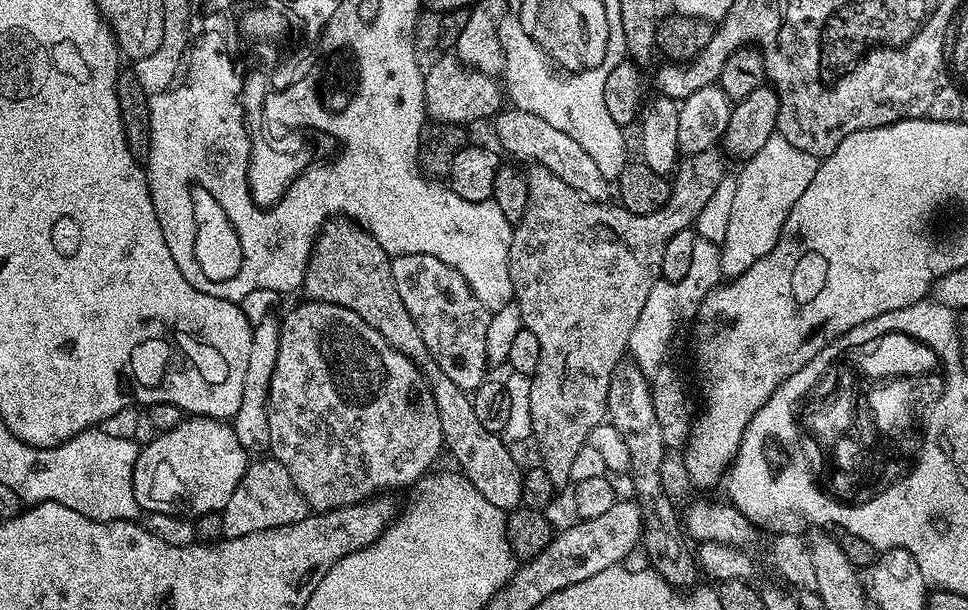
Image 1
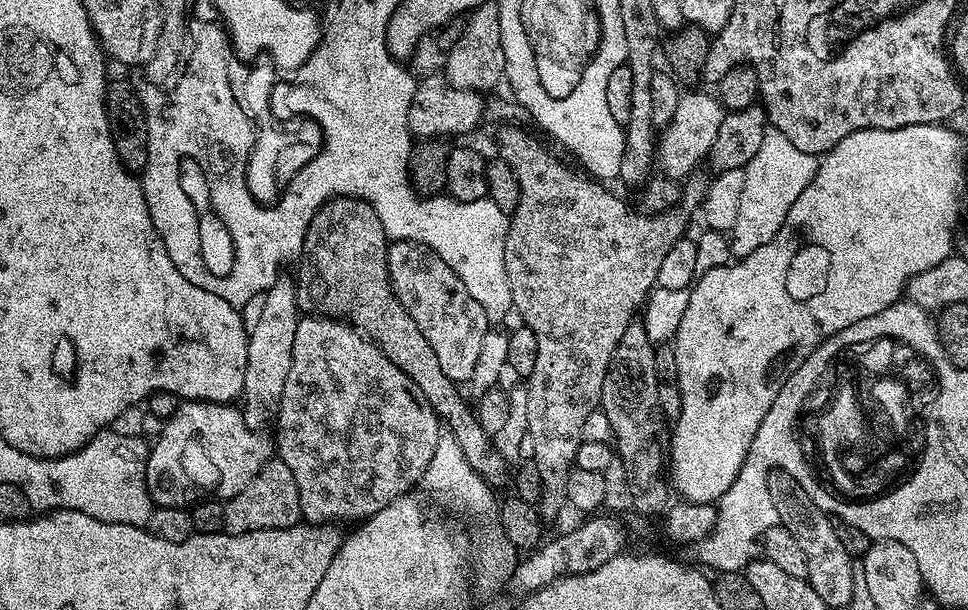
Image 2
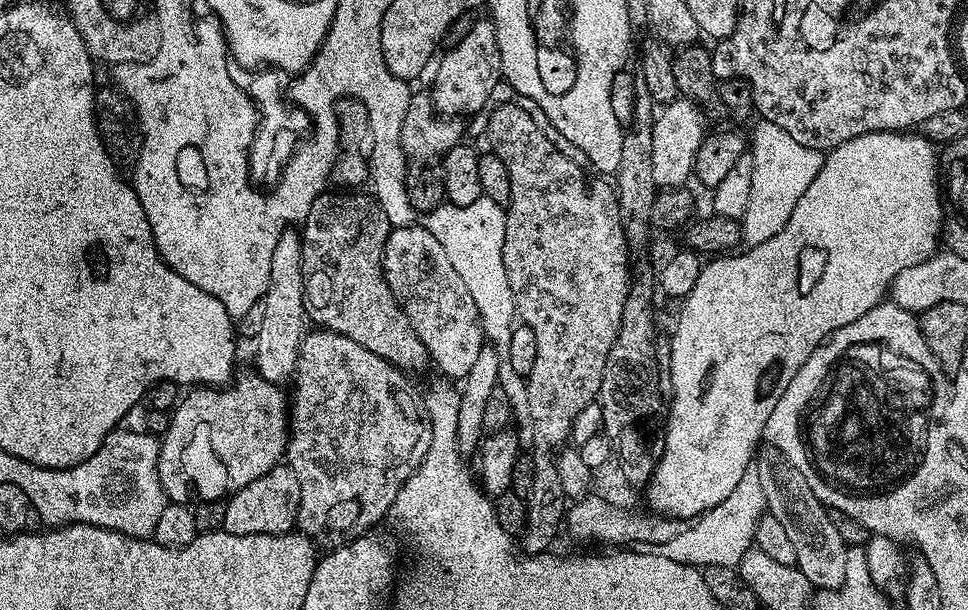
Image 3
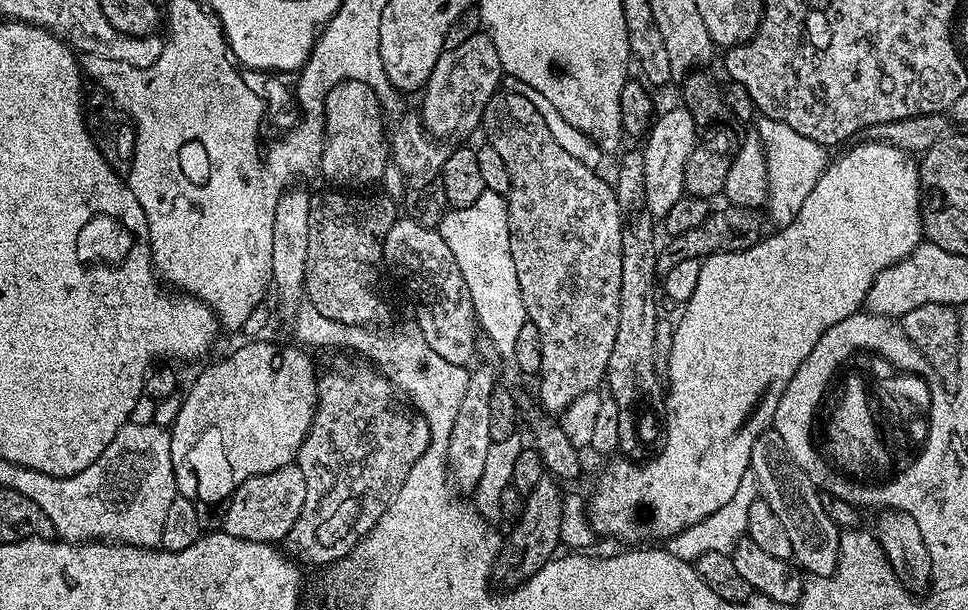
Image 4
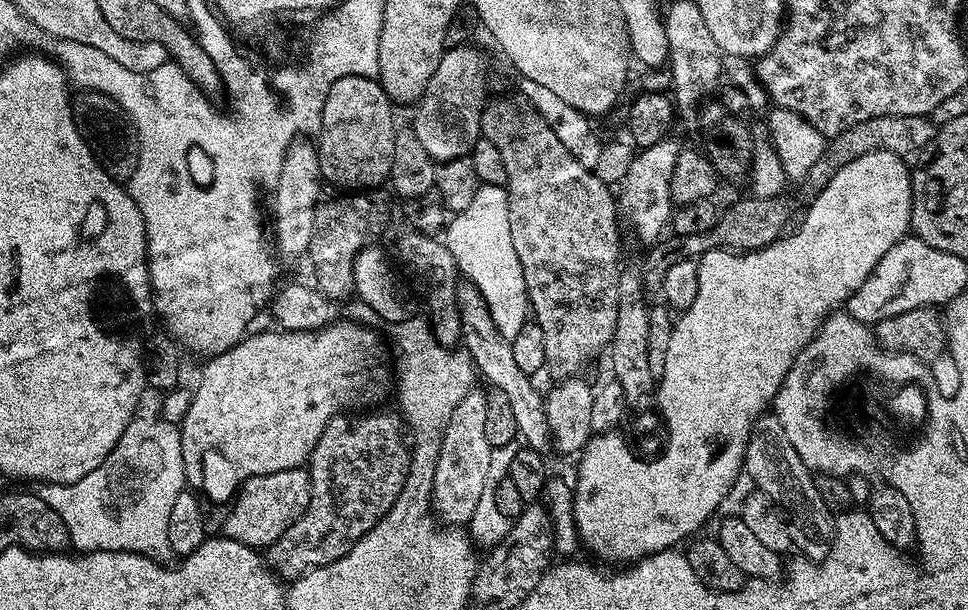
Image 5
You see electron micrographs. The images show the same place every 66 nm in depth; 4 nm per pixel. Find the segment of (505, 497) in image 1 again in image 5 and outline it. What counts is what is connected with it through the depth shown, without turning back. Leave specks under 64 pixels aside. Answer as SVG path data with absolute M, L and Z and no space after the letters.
M356 190L351 194L338 194L321 199L314 210L314 238L310 238L308 247L307 263L312 263L312 272L316 275L315 287L320 287L321 297L329 296L332 300L344 300L354 292L354 262L356 256L367 248L369 243L377 239L376 235L388 224L388 196L389 193L376 190L369 194L364 190Z

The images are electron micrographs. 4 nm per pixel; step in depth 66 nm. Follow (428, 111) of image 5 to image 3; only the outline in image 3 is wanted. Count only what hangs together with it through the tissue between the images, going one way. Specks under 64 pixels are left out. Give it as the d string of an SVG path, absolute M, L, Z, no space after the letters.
M473 19L470 34L466 34L466 38L458 42L458 46L447 49L443 54L444 57L439 57L440 65L436 68L436 77L432 80L432 88L430 87L432 104L436 111L441 116L457 118L469 118L468 116L480 111L483 113L489 107L488 99L491 98L496 83L501 83L502 80L496 28L491 19Z

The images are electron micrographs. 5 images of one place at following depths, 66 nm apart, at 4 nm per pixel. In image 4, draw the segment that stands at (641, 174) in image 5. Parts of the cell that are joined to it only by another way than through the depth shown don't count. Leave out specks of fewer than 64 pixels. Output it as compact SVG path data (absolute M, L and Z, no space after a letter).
M683 106L672 108L653 119L642 145L644 165L646 166L646 202L653 217L662 218L678 202L678 198L685 196L684 167L686 158L698 146L696 123L691 112Z

